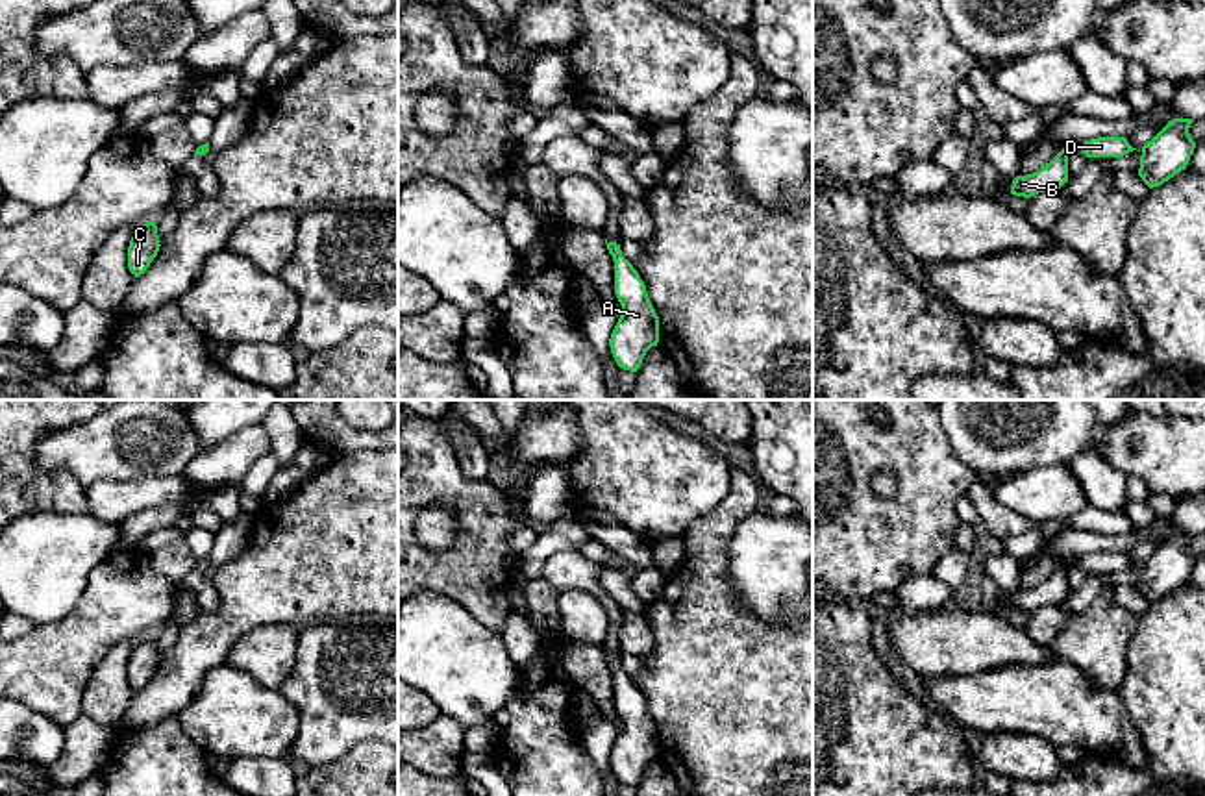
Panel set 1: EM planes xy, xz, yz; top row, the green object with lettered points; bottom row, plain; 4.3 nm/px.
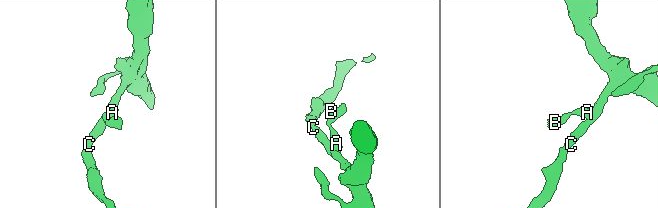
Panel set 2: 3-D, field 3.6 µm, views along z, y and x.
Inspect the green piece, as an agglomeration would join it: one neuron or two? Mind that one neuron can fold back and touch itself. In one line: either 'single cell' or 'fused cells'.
single cell

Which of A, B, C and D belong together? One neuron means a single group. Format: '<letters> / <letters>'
A B C D

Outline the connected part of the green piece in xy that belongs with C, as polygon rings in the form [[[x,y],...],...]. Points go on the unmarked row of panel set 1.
[[[155,635],[137,641],[128,661],[128,683],[139,692],[146,687],[159,666],[159,650]]]

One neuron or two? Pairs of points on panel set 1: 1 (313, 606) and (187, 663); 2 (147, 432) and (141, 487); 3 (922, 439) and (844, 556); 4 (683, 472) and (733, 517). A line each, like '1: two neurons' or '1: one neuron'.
1: one neuron
2: two neurons
3: one neuron
4: two neurons

